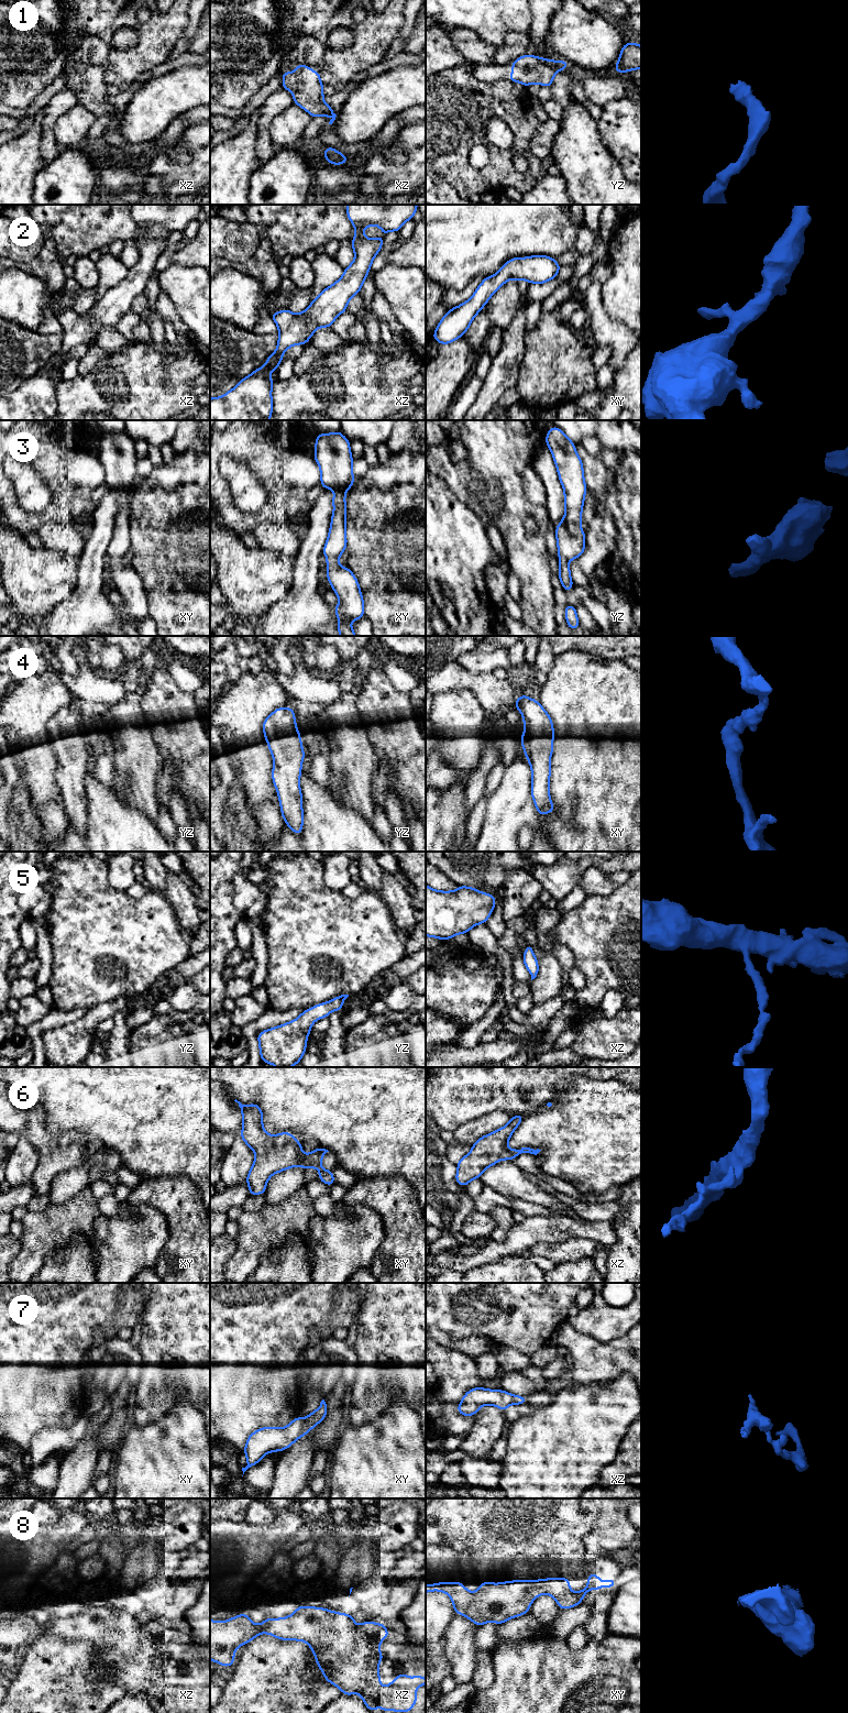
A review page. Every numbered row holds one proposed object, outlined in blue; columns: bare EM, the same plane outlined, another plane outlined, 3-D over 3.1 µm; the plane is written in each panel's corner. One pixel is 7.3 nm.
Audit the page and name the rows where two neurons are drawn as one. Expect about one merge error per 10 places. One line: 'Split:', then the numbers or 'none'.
Split: none

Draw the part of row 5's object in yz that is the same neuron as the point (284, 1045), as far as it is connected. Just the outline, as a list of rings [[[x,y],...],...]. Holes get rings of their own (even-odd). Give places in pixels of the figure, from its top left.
[[[349,995],[313,1006],[295,1020],[262,1031],[257,1035],[261,1059],[276,1067],[289,1067],[298,1064],[306,1053],[307,1037],[315,1021],[328,1018],[331,1011],[341,1011]]]

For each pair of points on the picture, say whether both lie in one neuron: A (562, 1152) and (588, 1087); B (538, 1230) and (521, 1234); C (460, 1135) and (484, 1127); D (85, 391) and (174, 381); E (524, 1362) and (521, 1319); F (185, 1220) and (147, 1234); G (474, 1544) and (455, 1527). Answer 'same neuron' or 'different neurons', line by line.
A: same neuron
B: same neuron
C: same neuron
D: same neuron
E: different neurons
F: different neurons
G: same neuron

